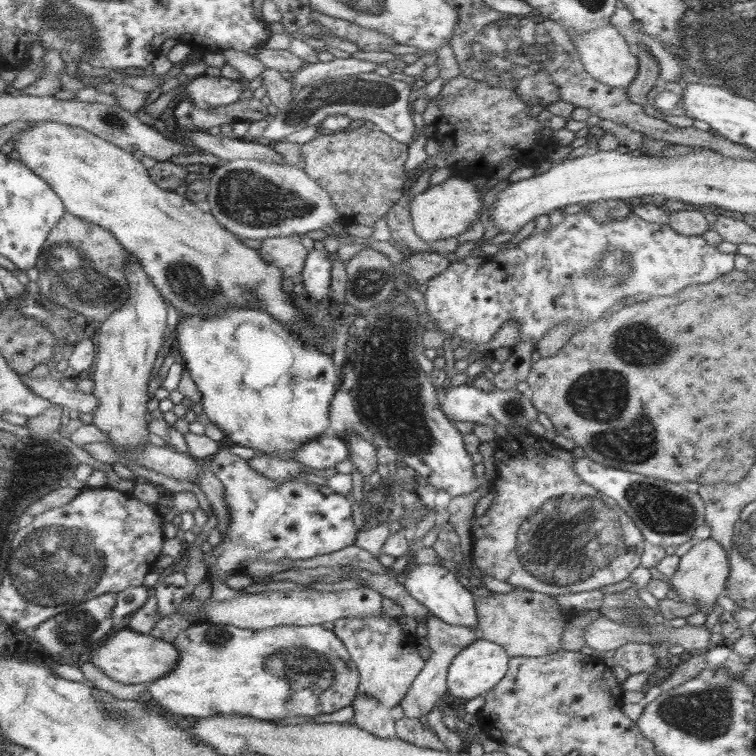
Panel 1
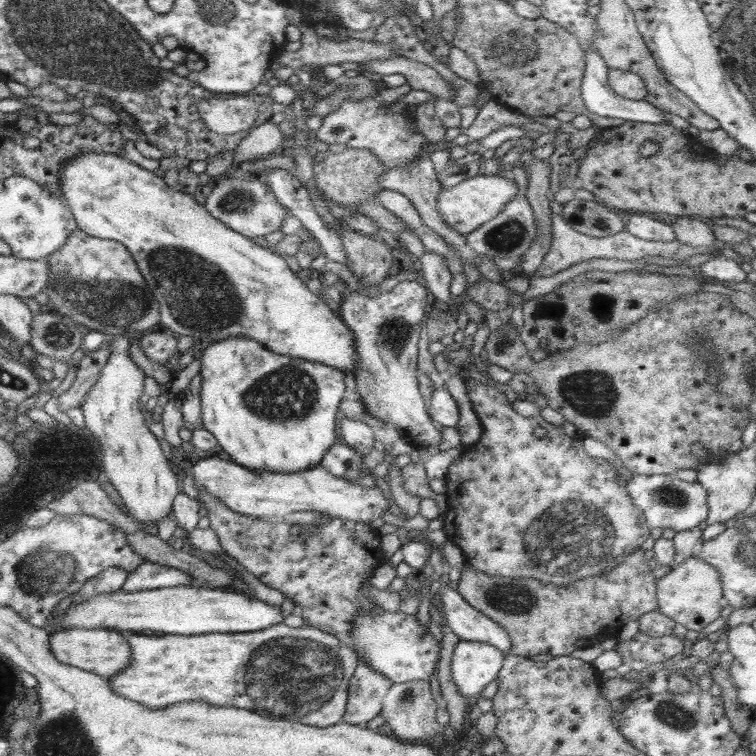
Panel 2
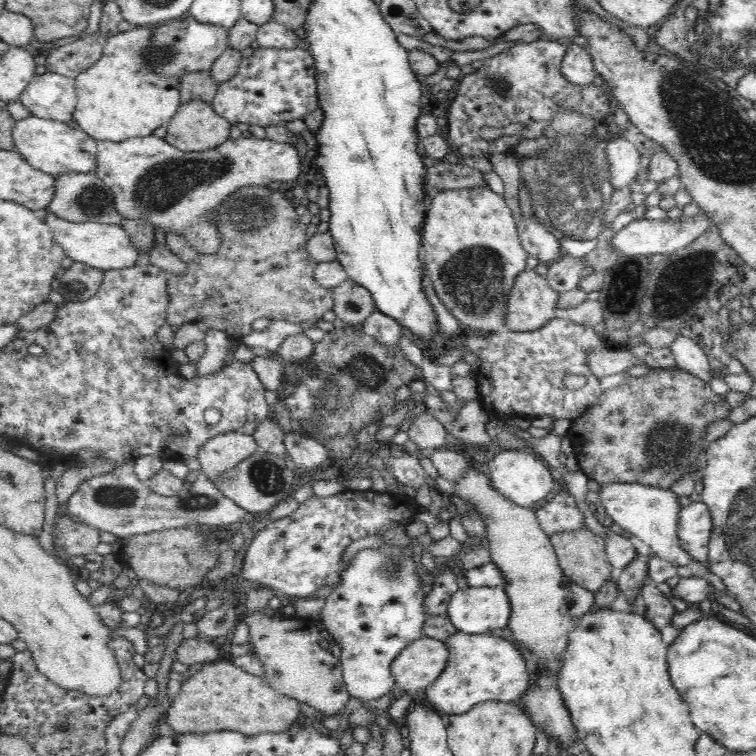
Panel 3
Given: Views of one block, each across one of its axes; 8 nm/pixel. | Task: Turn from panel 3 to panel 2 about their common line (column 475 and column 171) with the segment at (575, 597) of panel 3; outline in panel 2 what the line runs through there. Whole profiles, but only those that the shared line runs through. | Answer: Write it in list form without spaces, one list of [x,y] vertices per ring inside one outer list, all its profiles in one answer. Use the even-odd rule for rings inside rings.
[[[130,332],[110,337],[108,363],[102,367],[98,381],[81,404],[85,426],[102,446],[102,466],[108,480],[123,498],[126,514],[134,520],[159,526],[171,514],[176,495],[181,491],[181,476],[172,471],[170,461],[160,447],[160,441],[144,423],[140,411],[140,396],[144,394],[144,370],[130,358]],[[150,561],[140,564],[126,577],[121,590],[126,594],[142,590],[163,589],[164,587],[192,585],[194,578],[184,570],[162,566]]]

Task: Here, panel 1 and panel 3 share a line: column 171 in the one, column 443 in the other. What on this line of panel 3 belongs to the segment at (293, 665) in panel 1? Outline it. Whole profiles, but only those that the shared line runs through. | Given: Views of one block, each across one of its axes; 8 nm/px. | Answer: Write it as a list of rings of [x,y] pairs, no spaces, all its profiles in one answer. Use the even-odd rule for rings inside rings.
[[[456,632],[444,642],[449,651],[448,664],[442,675],[424,691],[424,703],[434,708],[436,712],[446,714],[462,714],[480,702],[515,702],[528,692],[530,674],[526,670],[526,662],[518,648],[504,638],[495,638],[489,633],[467,634]]]

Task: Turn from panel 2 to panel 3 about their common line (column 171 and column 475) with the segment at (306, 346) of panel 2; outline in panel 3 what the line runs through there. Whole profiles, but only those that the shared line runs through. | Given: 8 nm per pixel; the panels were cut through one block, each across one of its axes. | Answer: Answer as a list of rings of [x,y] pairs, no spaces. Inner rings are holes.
[[[488,188],[436,193],[422,225],[424,263],[436,295],[467,333],[489,334],[505,326],[507,298],[529,258],[505,199]]]

